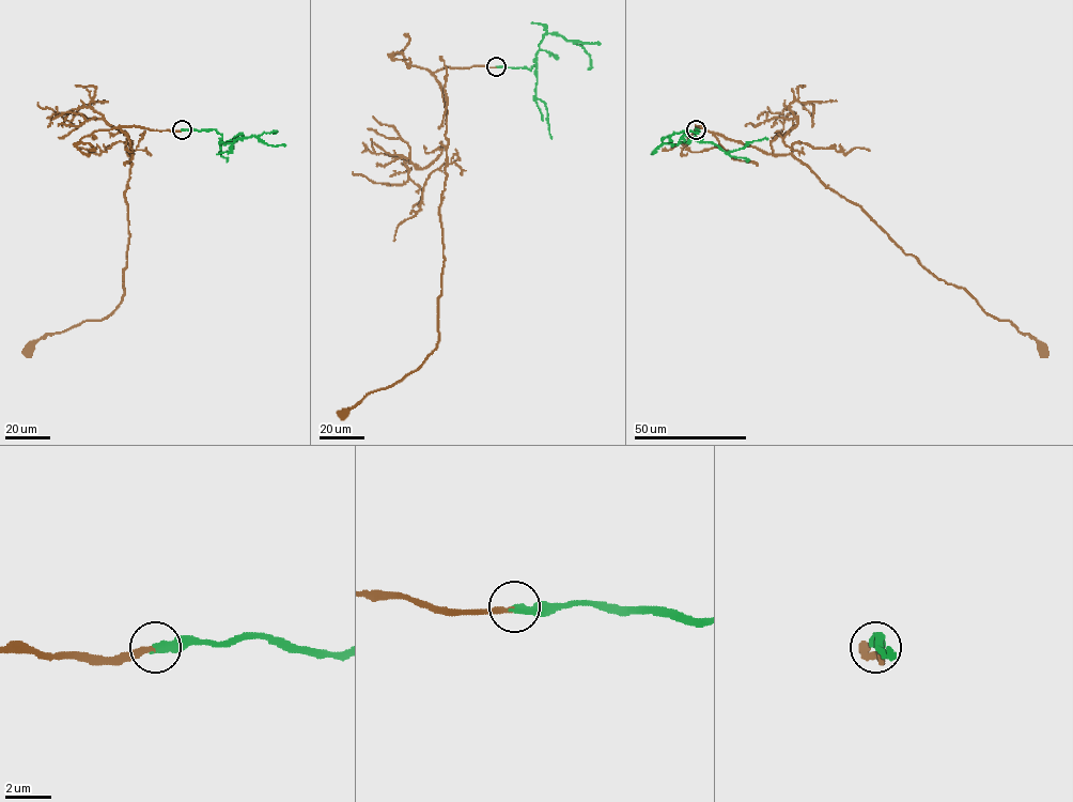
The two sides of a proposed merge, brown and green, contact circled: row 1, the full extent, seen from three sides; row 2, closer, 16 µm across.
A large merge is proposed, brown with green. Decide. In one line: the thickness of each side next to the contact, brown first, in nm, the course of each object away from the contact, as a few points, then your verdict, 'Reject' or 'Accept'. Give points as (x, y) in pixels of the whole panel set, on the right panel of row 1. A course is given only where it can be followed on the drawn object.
Thickness 200 nm (brown) against 320 nm. Course of brown: (696, 129), (770, 154), (792, 154), (905, 253), (1027, 333), (1040, 351). Course of green: (696, 129), (689, 141), (677, 144), (663, 142), (664, 138), (673, 133), (691, 130), (699, 134). Accept

